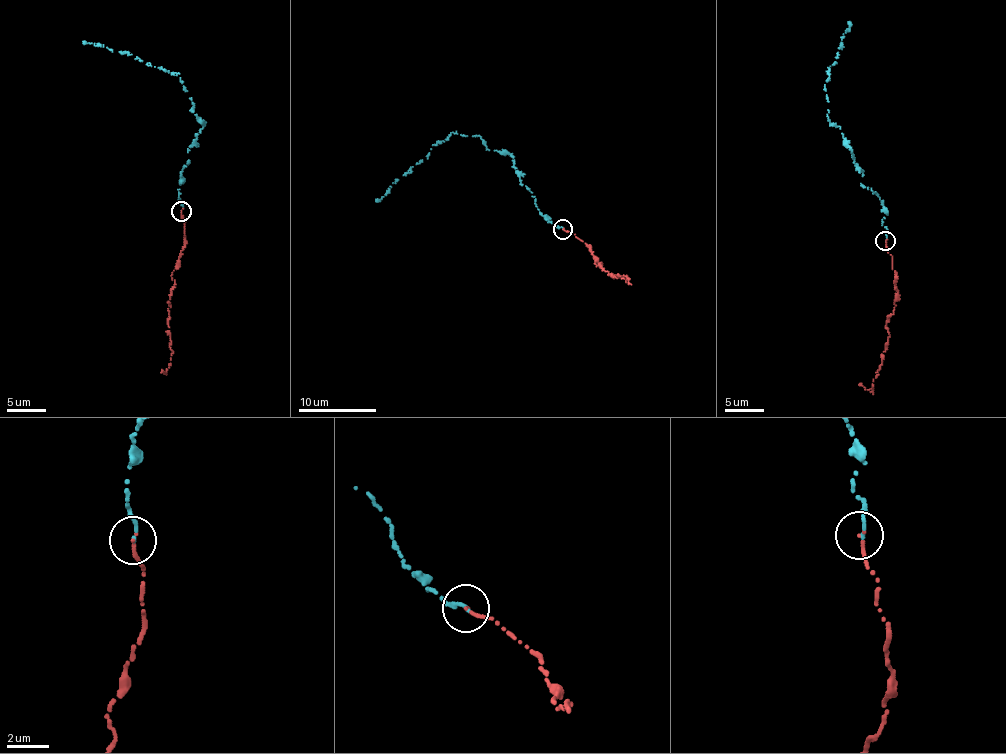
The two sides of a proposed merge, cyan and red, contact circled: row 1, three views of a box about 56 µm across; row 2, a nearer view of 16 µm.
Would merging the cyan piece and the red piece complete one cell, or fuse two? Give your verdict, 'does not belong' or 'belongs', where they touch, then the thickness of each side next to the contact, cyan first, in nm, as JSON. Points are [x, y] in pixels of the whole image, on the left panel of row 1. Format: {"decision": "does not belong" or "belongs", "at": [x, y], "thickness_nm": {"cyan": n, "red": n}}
{"decision": "belongs", "at": [181, 211], "thickness_nm": {"cyan": 150, "red": 160}}

